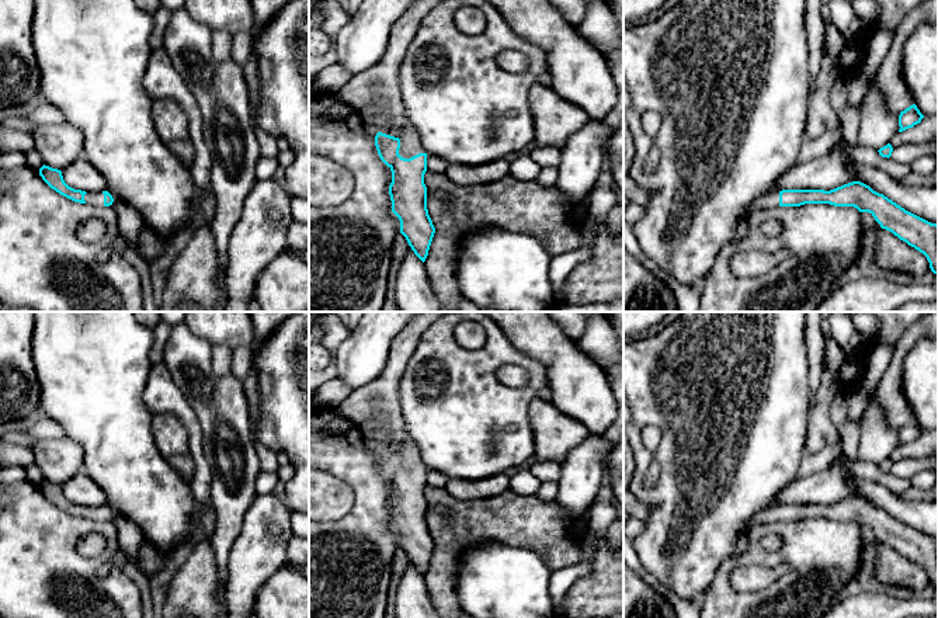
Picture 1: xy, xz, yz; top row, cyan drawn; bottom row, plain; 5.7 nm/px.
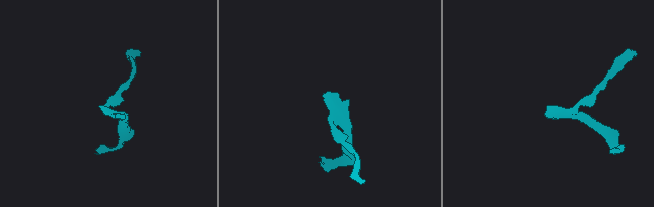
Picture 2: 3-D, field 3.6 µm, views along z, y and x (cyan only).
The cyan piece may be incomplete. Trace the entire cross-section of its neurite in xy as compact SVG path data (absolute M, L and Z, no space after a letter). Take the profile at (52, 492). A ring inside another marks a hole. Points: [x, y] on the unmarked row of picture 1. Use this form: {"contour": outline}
{"contour": "M42 480L39 483L39 490L42 494L60 510L80 518L91 518L95 521L110 521L114 517L112 510L108 506L103 507L86 507L81 504L74 504L69 501L62 490L62 486L52 483L49 480Z"}

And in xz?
{"contour": "M420 312L406 327L393 338L388 354L388 362L382 374L366 386L352 390L348 397L337 407L338 412L372 431L378 431L382 438L390 444L399 444L400 451L395 452L382 447L375 451L375 461L381 475L392 486L392 497L389 500L389 510L392 515L392 527L400 535L400 548L406 552L414 569L424 577L435 548L435 542L427 524L427 501L424 499L424 489L427 486L427 468L420 456L417 444L406 431L402 405L399 397L399 382L411 358L421 333L437 319L448 312Z"}

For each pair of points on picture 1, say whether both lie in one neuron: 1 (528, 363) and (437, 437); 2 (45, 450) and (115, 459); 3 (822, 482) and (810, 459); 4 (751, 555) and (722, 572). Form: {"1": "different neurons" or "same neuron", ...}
{"1": "same neuron", "2": "different neurons", "3": "different neurons", "4": "same neuron"}

